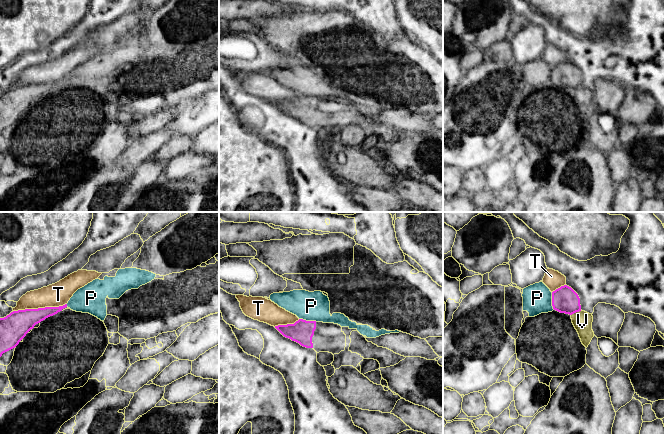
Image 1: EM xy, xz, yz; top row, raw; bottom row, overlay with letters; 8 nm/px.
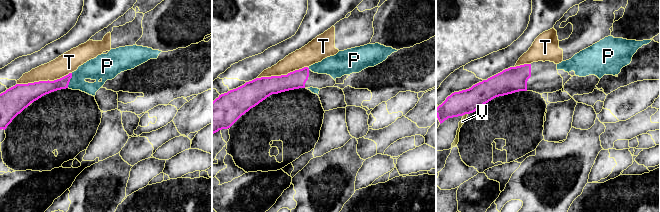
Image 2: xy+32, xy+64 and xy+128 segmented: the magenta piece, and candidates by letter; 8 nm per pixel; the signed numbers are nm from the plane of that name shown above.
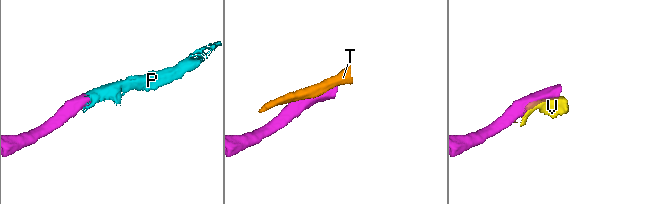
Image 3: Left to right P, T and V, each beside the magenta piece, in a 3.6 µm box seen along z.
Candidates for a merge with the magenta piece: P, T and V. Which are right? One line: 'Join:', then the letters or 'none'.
Join: none

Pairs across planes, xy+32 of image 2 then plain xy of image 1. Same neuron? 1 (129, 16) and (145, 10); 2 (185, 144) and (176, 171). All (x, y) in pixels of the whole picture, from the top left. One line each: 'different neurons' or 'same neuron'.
1: different neurons
2: different neurons

